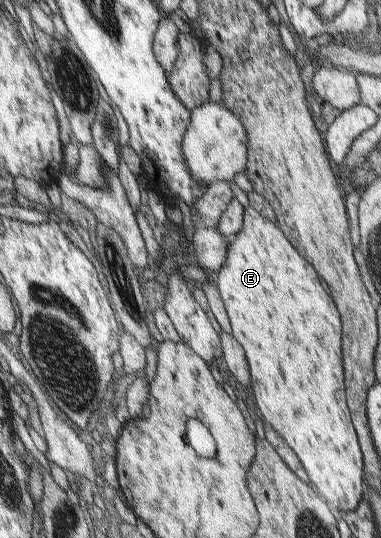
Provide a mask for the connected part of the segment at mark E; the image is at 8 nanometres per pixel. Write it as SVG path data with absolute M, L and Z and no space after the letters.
M250 205L243 208L241 229L228 239L225 261L219 271L214 274L214 281L228 317L231 335L244 348L244 352L248 352L248 368L251 377L248 395L252 396L250 406L256 406L251 408L257 408L255 414L260 415L263 422L273 428L294 451L309 482L315 485L316 490L324 496L324 500L327 500L328 504L332 504L340 513L354 510L362 498L362 492L364 492L362 490L362 458L360 458L358 442L356 442L357 434L352 422L350 422L349 410L346 408L346 400L344 400L345 386L342 382L342 366L340 366L342 364L342 358L340 358L340 320L338 320L338 312L336 312L332 298L324 292L322 286L318 286L316 272L312 270L312 266L306 260L302 260L296 254L296 250L286 240L278 225L260 216Z

